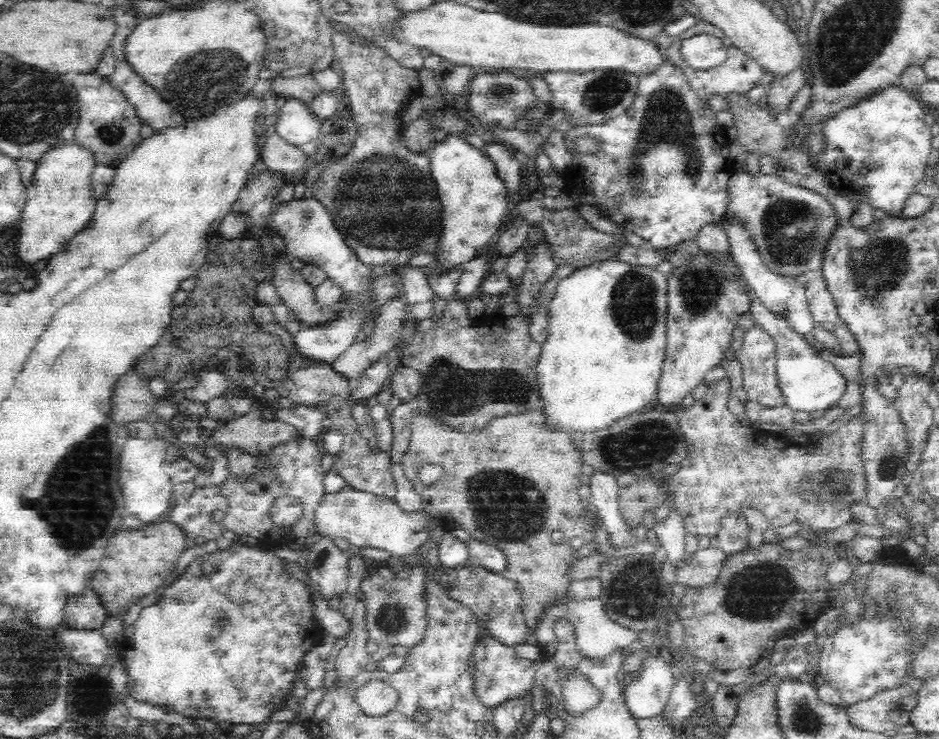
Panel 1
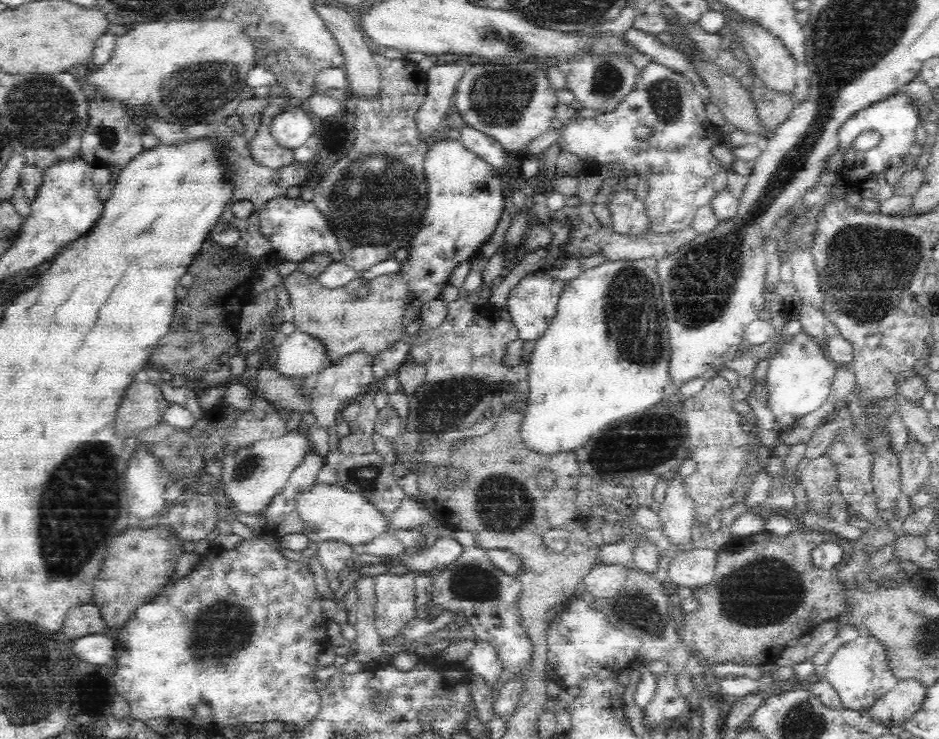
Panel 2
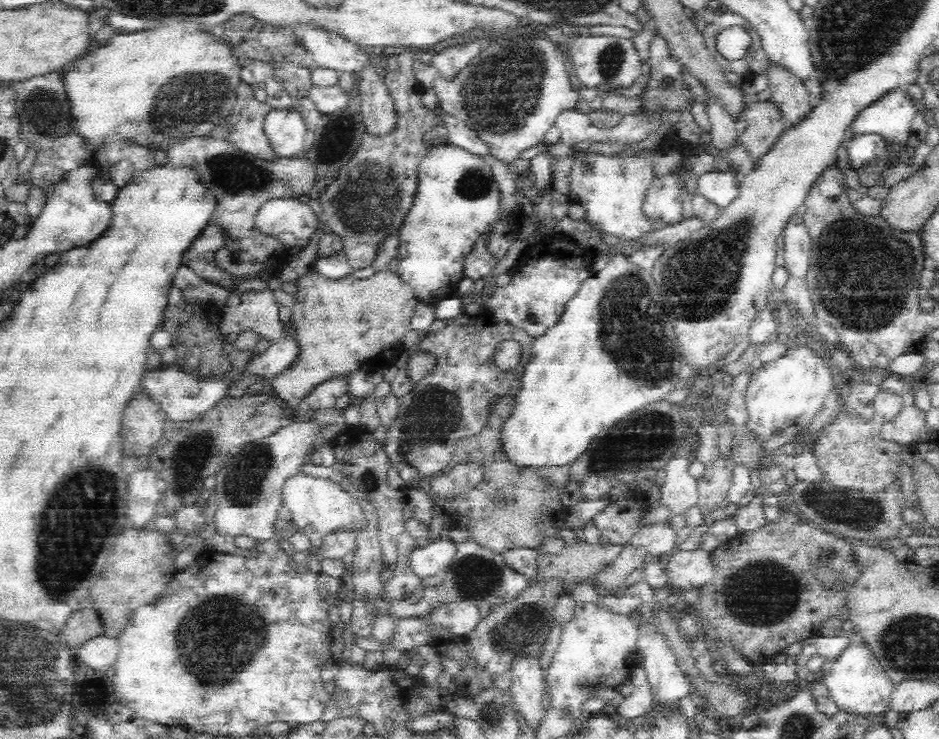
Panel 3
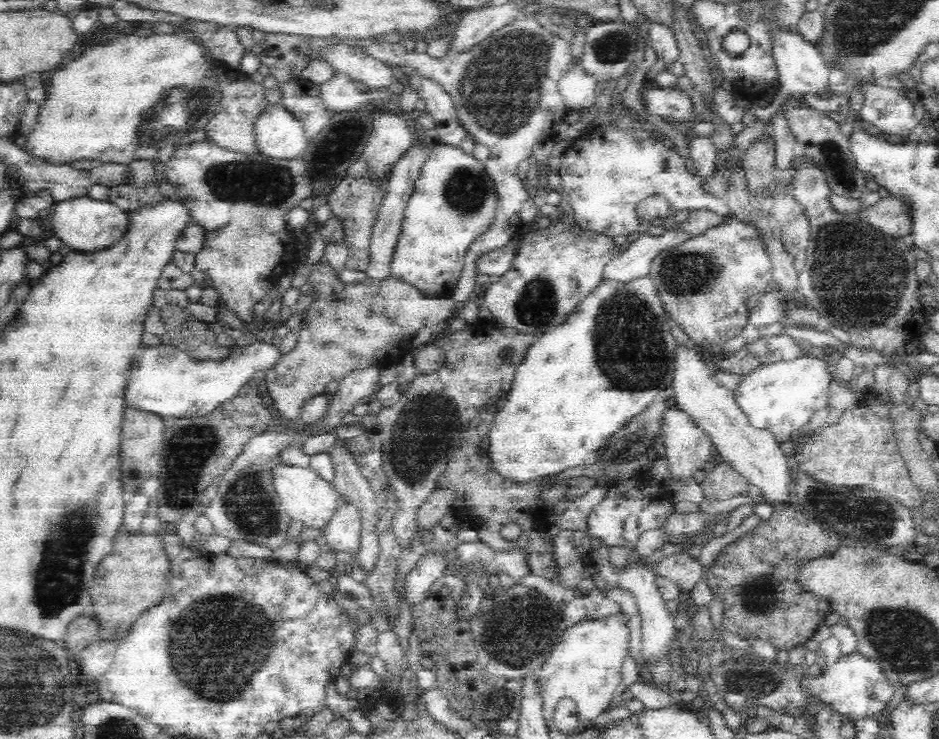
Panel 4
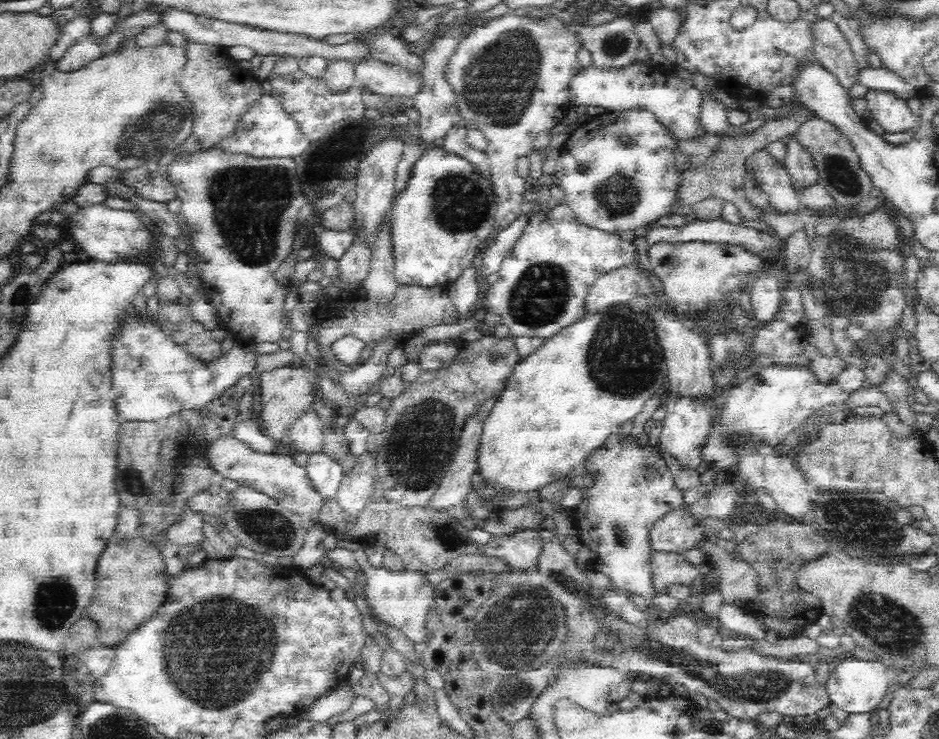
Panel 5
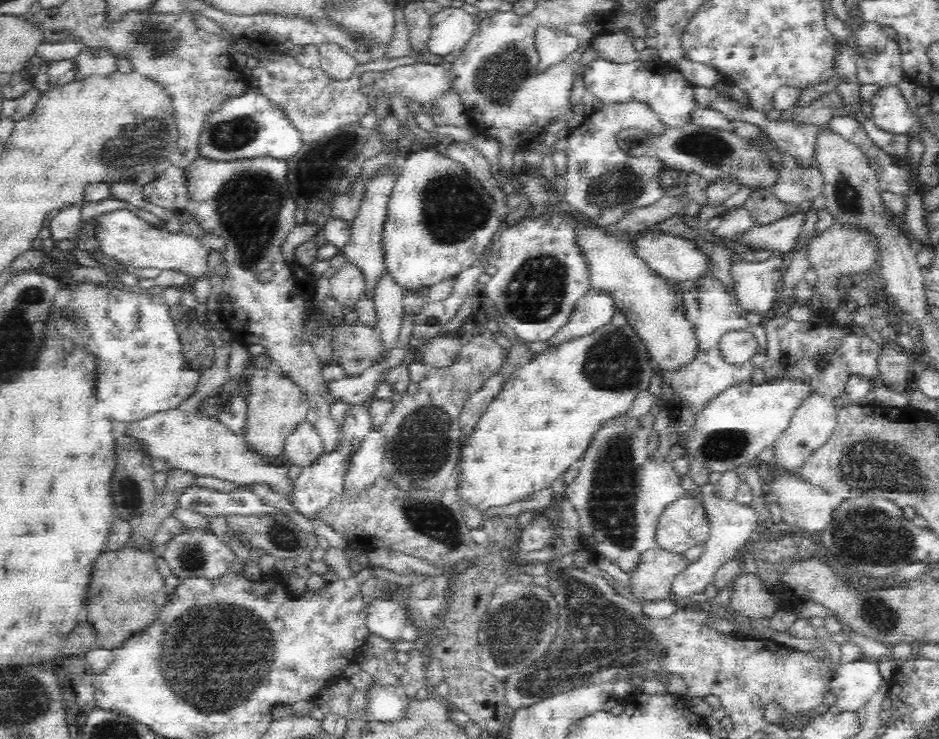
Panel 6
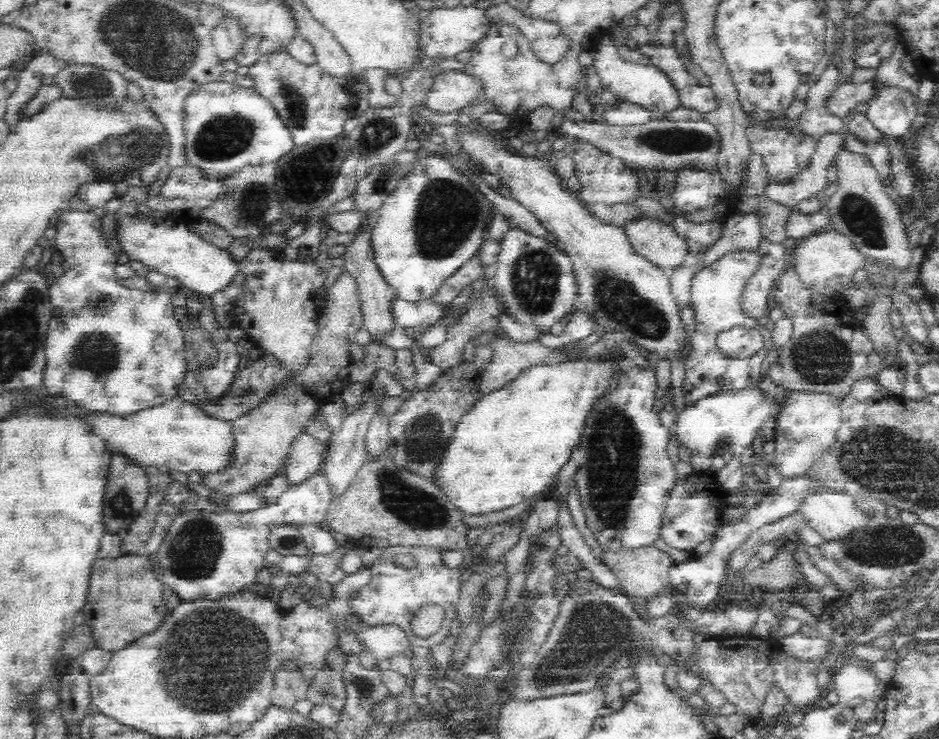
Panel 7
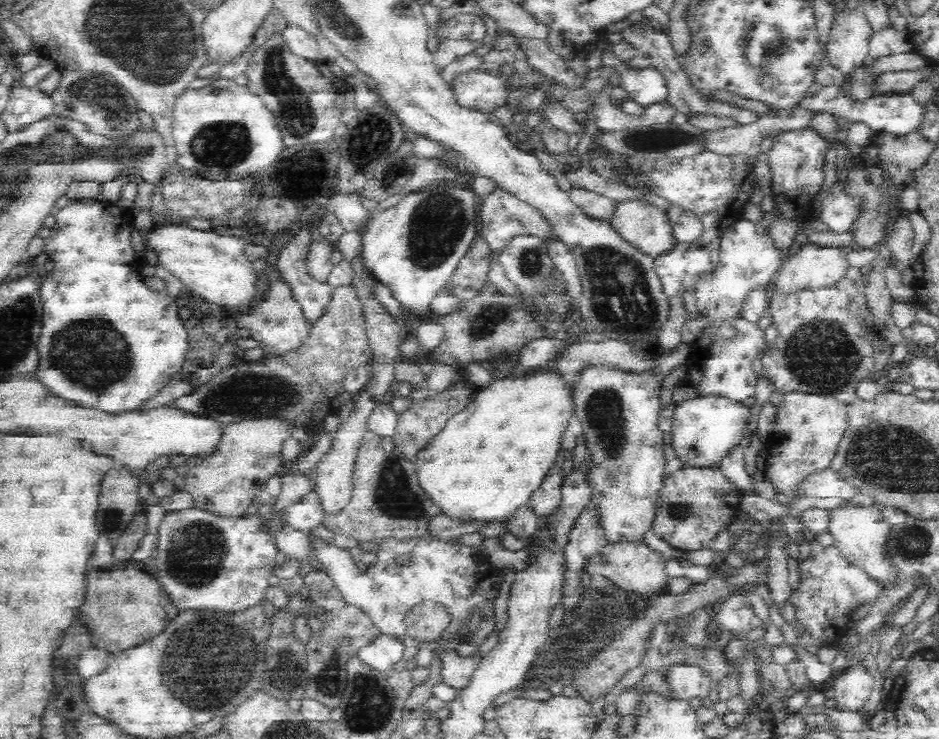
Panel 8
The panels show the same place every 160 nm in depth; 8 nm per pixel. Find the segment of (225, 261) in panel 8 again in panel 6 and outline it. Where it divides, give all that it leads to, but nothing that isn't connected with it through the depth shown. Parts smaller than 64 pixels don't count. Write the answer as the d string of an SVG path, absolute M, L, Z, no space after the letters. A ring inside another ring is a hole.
M128 210L104 213L95 219L98 250L114 258L119 264L133 268L158 268L162 271L182 272L195 281L212 275L212 268L208 262L209 247L193 234L157 228Z

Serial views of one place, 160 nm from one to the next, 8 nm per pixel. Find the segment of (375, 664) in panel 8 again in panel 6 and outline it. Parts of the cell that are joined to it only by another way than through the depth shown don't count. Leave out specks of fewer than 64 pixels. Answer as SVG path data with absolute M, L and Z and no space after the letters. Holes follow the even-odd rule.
M395 596L376 600L367 610L367 628L370 636L388 642L418 642L418 633L406 615L406 608Z

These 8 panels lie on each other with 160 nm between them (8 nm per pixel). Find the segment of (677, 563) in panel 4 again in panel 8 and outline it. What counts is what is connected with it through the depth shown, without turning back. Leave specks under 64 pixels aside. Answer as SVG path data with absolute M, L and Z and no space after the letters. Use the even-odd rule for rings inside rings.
M622 541L606 543L604 548L588 558L588 564L584 566L585 572L594 576L604 576L611 584L627 591L628 593L650 594L660 592L669 582L665 571L665 557L653 551L642 541Z

